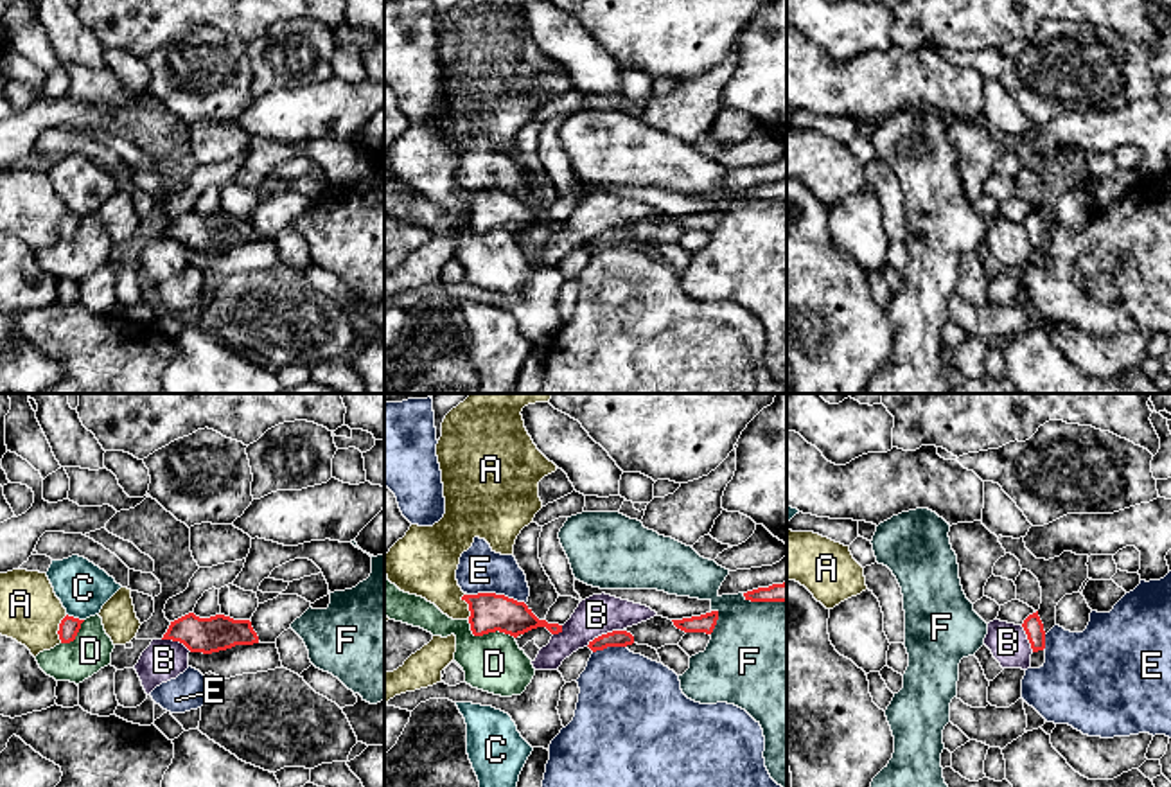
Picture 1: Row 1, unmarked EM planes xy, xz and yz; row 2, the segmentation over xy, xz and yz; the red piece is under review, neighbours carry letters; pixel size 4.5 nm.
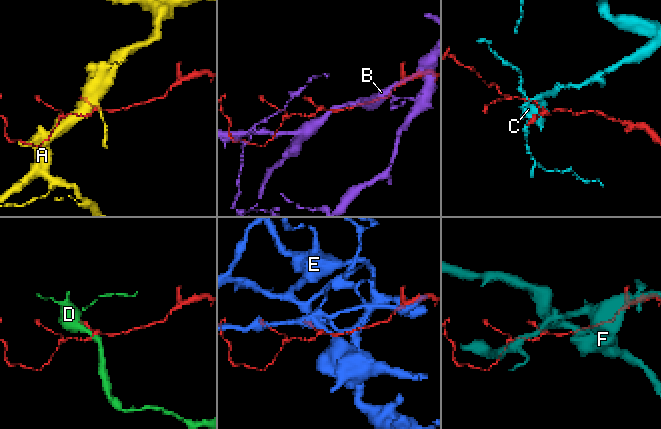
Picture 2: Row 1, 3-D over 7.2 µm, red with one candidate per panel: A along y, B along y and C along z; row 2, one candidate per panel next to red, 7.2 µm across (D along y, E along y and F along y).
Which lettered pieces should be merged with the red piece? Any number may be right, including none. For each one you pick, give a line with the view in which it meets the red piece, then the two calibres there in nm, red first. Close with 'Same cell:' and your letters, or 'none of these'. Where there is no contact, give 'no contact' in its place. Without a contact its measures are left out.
Same cell: none of these

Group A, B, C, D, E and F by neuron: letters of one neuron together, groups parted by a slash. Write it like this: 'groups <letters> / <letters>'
groups A / B / C / D / E / F

